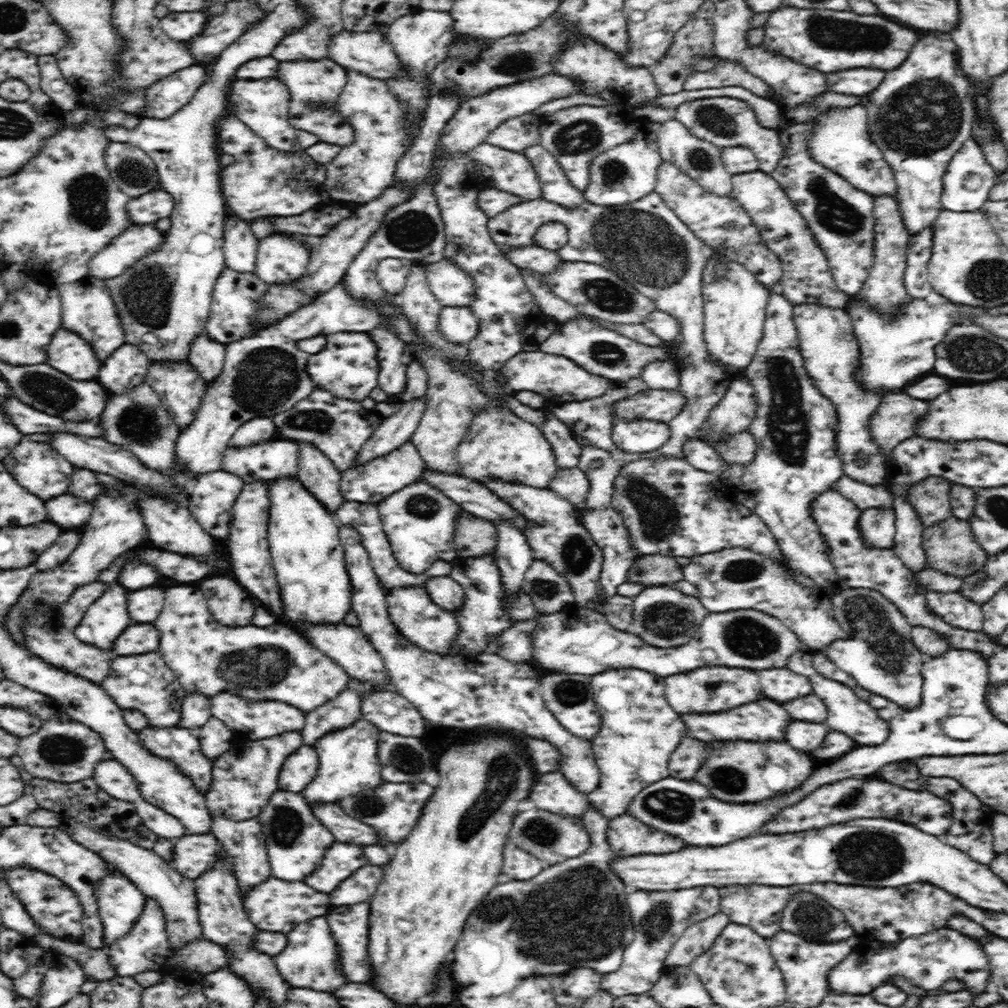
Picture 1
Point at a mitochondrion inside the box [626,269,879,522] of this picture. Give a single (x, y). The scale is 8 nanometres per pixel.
(788, 428)

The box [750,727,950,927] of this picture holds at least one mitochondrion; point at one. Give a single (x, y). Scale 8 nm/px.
(873, 855)

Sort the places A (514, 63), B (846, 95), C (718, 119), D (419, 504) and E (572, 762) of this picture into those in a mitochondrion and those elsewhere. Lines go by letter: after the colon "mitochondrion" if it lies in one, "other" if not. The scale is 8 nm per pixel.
A: mitochondrion
B: other
C: mitochondrion
D: mitochondrion
E: other

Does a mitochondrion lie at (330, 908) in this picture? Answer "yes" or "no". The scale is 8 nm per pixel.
no

